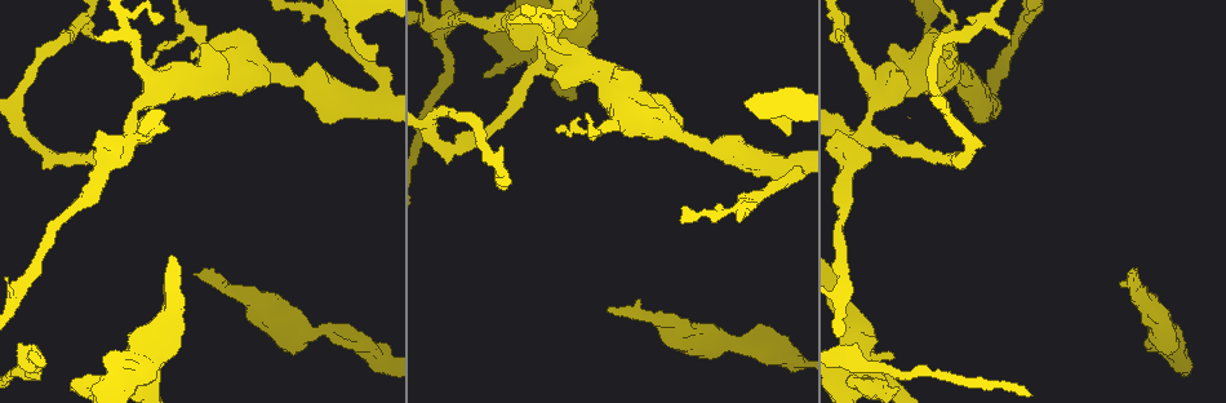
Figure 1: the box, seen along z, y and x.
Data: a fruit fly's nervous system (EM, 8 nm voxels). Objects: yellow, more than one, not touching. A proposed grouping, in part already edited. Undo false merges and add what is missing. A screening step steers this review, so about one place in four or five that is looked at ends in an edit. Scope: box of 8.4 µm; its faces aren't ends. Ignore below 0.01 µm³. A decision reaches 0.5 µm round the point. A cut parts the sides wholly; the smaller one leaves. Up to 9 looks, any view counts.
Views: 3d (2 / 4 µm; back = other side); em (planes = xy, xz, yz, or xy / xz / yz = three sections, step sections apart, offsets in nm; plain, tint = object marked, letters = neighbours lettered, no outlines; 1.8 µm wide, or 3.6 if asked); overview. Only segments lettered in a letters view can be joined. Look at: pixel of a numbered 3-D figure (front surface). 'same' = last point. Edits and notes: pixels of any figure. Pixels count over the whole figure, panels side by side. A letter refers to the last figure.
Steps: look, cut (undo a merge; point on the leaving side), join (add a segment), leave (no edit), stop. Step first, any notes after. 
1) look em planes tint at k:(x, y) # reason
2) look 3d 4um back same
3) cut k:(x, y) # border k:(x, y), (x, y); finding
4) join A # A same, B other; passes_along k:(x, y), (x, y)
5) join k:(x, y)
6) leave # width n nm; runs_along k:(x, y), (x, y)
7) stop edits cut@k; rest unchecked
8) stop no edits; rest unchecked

look em planes letters at 1:(205, 44) # thick end

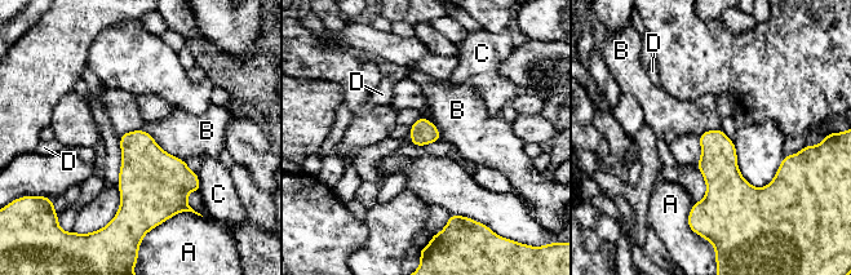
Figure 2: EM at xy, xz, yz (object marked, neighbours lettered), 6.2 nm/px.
leave # A other, B other, C other, D other; border 2:(120, 134), (146, 131), (162, 149); no lettered segment goes on from it

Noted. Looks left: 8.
look 3d 2um at 1:(864, 130) # sudden change in width

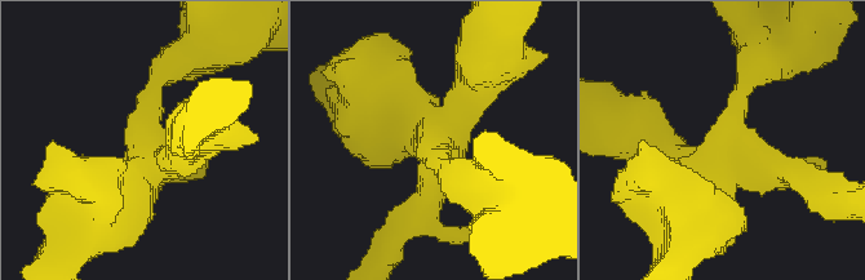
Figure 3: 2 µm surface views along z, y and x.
look em xz step 4 letters at 3:(437, 148)

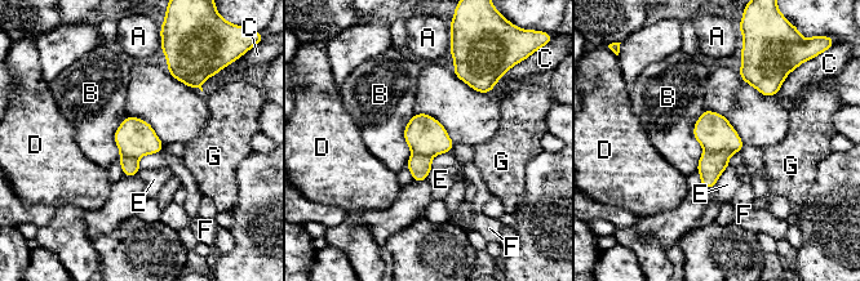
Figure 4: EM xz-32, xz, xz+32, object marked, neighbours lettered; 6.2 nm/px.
cut 4:(710, 165) # width 240 nm; A other, B other, C other, D other, E other, F other, G other; border 4:(704, 151), (730, 151), (732, 154); a second cell is stuck on

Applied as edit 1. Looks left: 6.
look overview # see it whole again

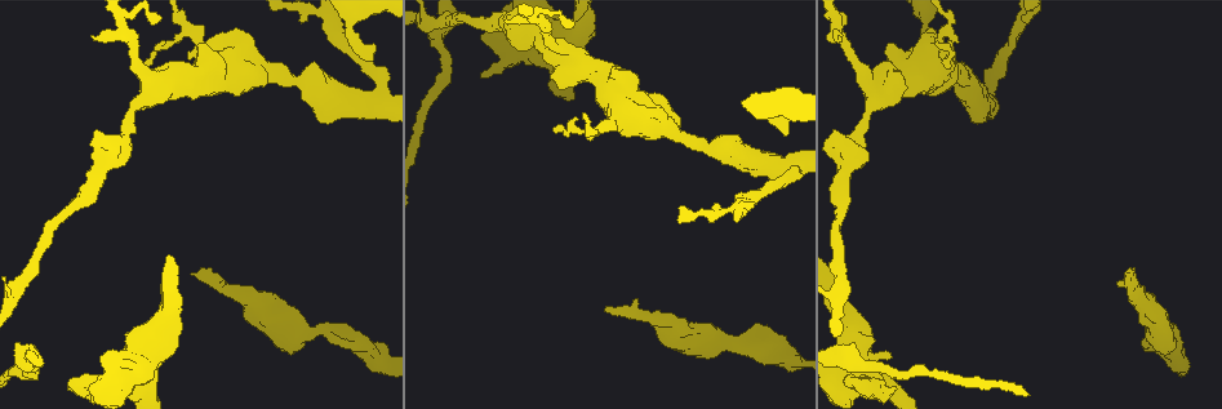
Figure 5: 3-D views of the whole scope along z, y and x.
look em yz step 16 letters at 5:(374, 45) # an open end

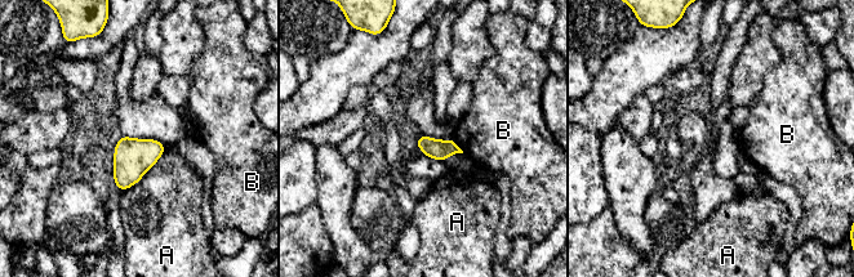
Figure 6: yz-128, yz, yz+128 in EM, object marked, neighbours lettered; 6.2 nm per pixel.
leave # A other, B other; border 6:(453, 137), (463, 152); none of them fits

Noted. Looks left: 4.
look 3d 2um at 5:(342, 338) # an open end

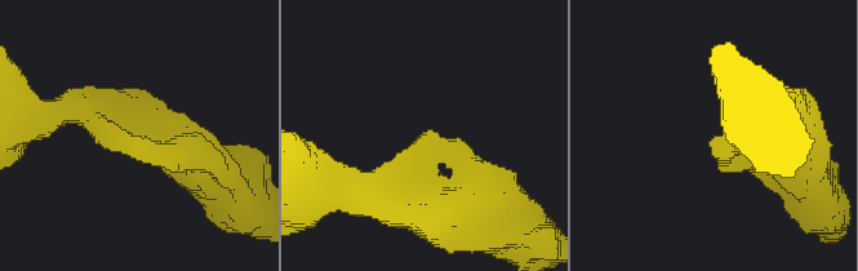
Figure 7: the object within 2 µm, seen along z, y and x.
look em 3.6um planes tint at 7:(427, 135) # need the tissue

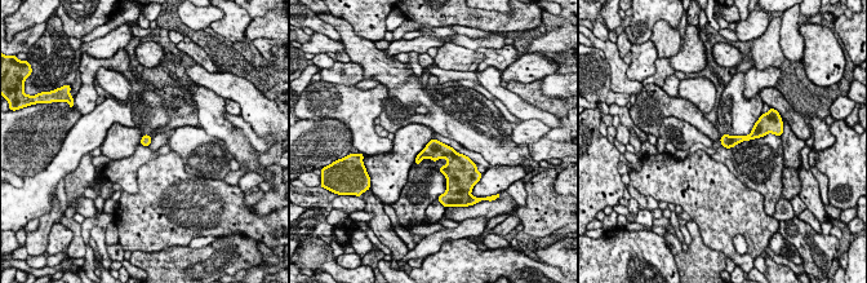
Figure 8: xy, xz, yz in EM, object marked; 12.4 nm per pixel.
look em 3.6um planes letters same

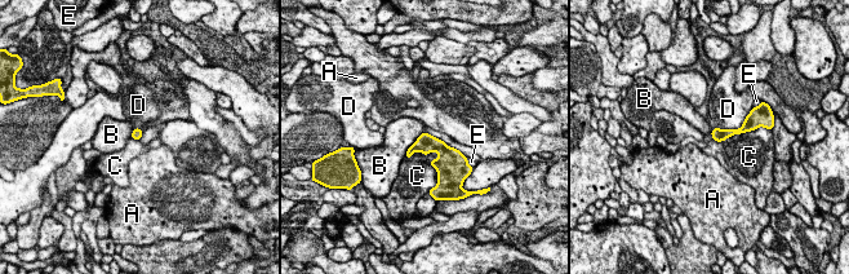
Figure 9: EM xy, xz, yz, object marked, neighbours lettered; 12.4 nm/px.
leave # A other, B other, C other, D other, E other; border 9:(423, 131), (404, 157); no lettered segment goes on from it

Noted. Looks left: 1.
stop edits cut@4; rest unchecked

